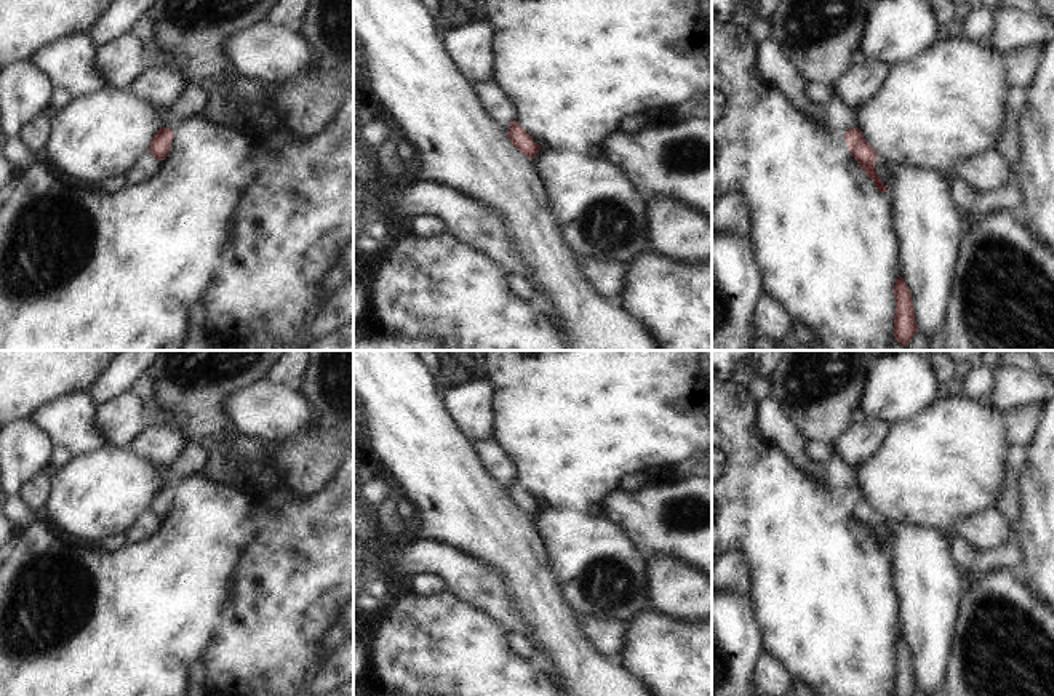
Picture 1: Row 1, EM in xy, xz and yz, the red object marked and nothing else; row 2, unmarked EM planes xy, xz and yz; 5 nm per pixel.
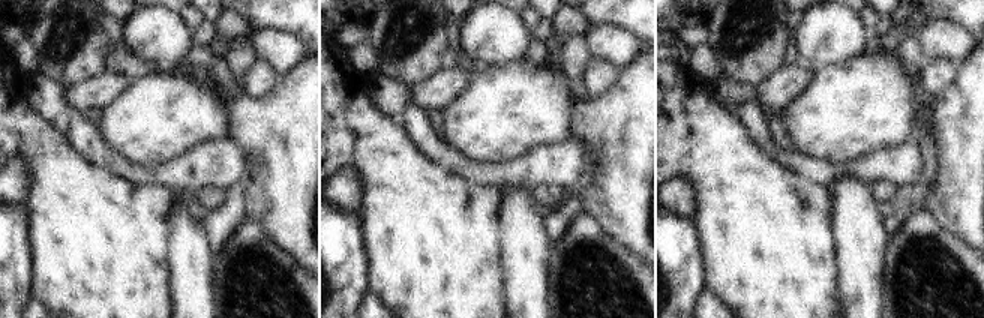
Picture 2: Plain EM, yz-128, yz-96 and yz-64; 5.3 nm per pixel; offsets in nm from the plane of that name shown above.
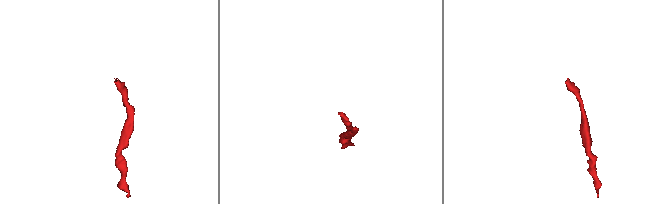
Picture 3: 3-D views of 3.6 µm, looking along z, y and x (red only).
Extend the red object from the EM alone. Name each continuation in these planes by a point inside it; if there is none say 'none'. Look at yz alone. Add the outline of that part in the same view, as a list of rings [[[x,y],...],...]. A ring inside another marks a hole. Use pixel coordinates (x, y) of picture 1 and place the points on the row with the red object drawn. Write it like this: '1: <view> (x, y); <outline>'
none

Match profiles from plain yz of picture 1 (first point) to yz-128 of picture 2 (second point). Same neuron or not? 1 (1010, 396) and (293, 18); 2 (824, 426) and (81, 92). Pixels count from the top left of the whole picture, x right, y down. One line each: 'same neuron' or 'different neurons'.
1: different neurons
2: different neurons

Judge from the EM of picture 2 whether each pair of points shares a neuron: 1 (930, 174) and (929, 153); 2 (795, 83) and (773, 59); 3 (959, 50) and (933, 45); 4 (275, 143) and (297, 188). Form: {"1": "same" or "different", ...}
{"1": "same", "2": "different", "3": "same", "4": "same"}

